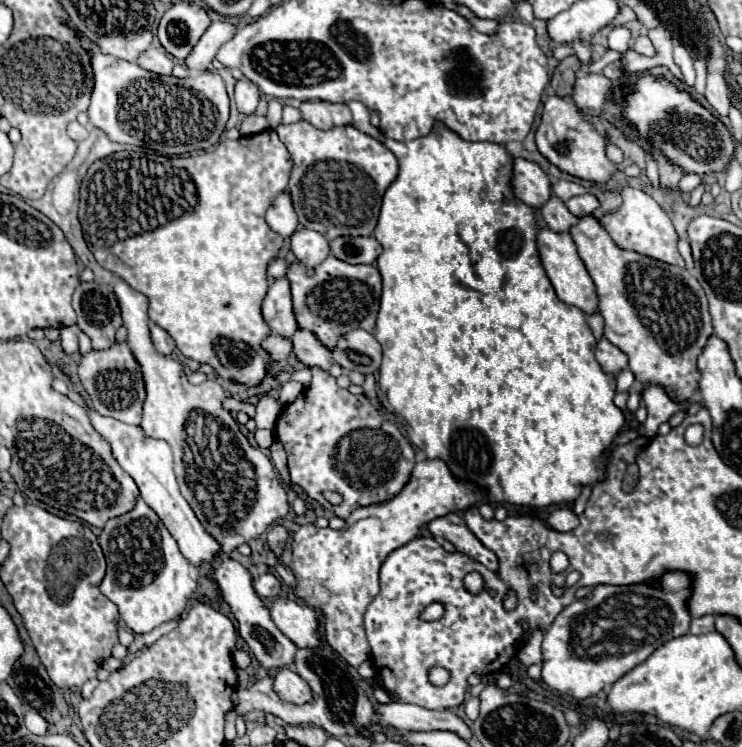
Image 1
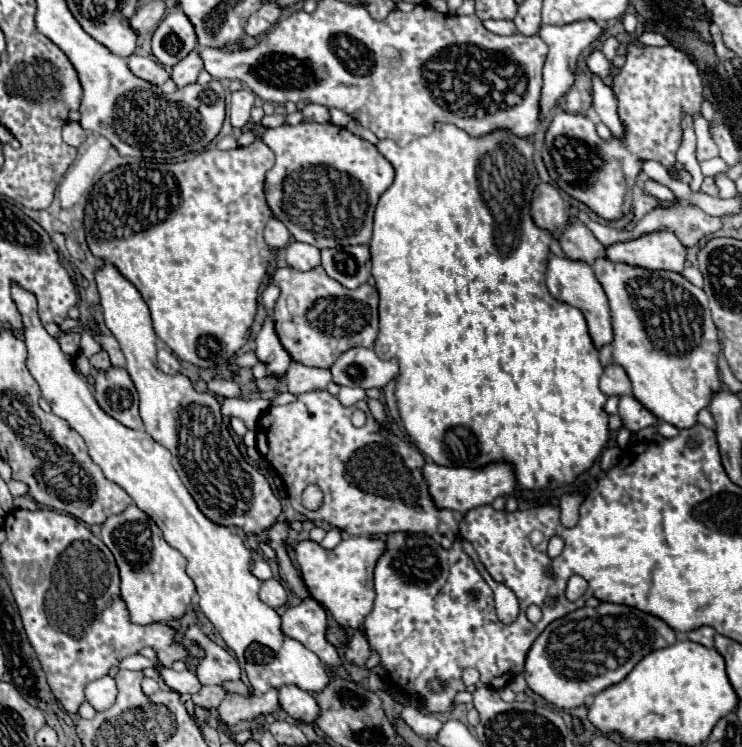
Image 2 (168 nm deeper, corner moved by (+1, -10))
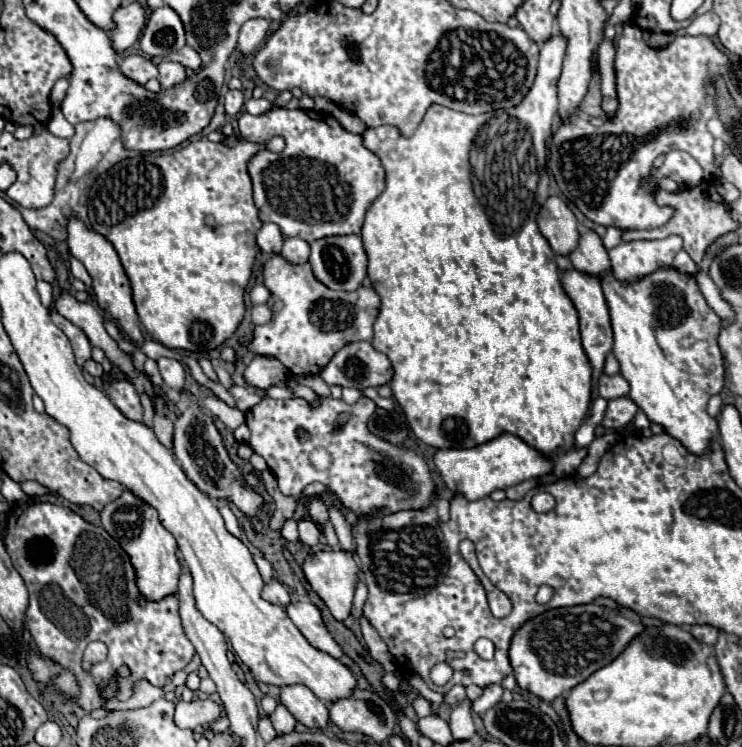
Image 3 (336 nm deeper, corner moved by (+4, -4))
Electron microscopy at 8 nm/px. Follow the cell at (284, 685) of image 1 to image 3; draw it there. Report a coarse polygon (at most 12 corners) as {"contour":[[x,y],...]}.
{"contour":[[305,685],[281,689],[281,703],[305,727],[325,729],[329,711]]}

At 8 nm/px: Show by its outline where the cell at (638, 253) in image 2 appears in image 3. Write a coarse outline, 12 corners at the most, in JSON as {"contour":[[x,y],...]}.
{"contour":[[629,241],[609,251],[613,275],[635,281],[671,267],[683,241]]}

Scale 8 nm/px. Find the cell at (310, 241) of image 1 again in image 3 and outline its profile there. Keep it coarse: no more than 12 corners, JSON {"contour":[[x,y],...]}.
{"contour":[[299,237],[283,243],[281,255],[289,263],[307,263],[309,243]]}

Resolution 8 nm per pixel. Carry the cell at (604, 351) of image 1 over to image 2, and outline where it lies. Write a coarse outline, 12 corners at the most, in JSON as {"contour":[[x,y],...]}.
{"contour":[[608,363],[600,379],[604,395],[630,395],[626,371]]}

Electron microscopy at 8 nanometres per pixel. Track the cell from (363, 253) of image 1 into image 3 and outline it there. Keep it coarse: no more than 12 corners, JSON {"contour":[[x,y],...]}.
{"contour":[[359,235],[313,241],[309,263],[323,285],[355,291],[367,275]]}

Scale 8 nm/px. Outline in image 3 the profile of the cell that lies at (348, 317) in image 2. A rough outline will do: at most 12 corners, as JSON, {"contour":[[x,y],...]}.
{"contour":[[309,263],[263,265],[273,317],[247,349],[317,375],[369,341],[373,287],[333,291]]}

